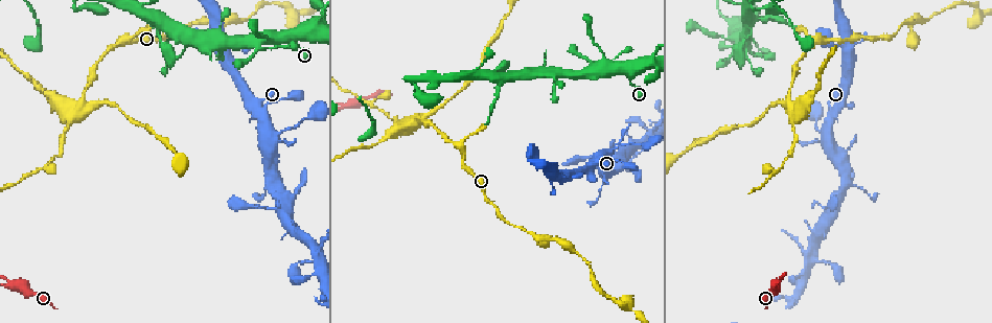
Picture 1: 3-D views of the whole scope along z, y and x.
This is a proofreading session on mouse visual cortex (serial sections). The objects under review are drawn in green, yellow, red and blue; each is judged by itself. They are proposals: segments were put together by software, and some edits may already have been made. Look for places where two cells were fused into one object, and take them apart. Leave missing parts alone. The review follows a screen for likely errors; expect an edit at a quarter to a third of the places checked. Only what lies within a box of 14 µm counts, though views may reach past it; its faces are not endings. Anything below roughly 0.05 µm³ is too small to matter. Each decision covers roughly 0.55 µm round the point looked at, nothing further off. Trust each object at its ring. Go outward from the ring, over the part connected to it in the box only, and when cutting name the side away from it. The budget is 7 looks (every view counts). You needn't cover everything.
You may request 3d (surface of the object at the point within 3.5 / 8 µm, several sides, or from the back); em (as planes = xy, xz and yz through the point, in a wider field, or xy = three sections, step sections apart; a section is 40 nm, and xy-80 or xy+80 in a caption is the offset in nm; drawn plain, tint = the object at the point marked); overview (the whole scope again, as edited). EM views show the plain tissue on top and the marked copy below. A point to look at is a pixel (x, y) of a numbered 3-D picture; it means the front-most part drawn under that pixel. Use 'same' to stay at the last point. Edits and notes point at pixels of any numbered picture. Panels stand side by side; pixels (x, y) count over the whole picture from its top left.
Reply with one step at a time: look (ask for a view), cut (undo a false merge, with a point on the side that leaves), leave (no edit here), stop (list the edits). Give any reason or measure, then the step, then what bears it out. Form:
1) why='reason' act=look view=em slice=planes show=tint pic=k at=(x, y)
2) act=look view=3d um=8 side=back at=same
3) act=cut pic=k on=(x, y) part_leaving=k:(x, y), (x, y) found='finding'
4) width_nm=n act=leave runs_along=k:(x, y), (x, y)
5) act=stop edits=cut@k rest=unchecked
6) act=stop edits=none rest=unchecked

why='thin arm on a thick one' act=look view=3d um=3.5 side=back pic=1 at=(414, 116)

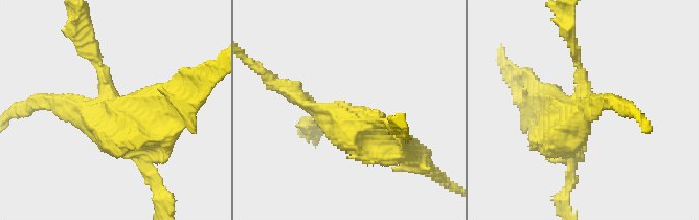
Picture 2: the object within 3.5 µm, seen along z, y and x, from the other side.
arms=3 arm_widths_nm=150,200,500 act=look view=em slice=xy step=3 show=tint pic=2 at=(340, 113)

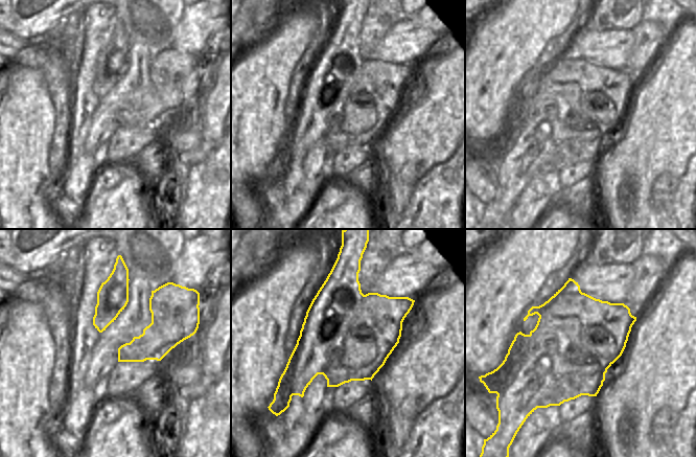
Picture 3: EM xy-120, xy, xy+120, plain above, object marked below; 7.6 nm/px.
act=cut pic=2 on=(315, 106) part_leaving=2:(108, 101), (123, 136), (168, 104) found='a second cell is stuck on'

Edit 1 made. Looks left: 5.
why='redraw' act=look view=overview

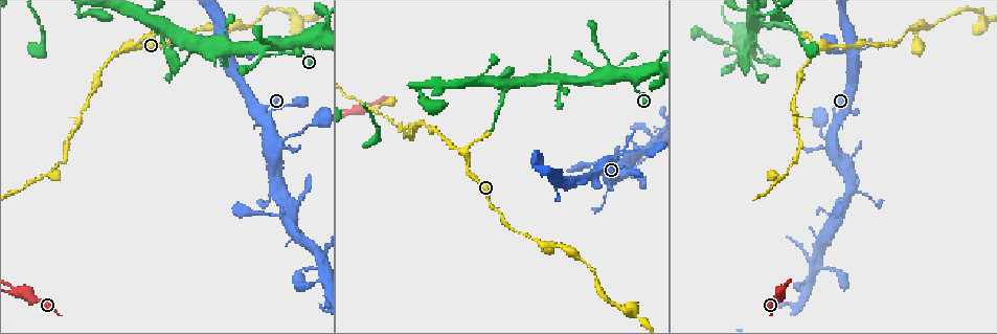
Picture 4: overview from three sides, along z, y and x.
why='three arms meet' act=look view=3d um=3.5 pic=4 at=(479, 82)

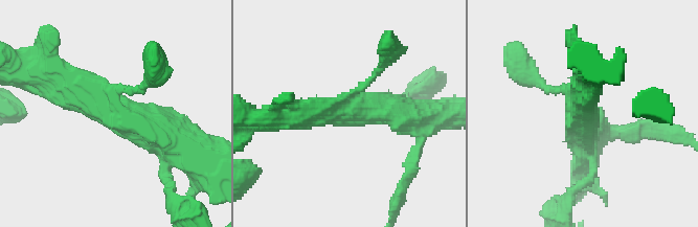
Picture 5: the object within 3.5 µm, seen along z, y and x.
arms=3 arm_widths_nm=100,400,450 why='shape alone is not enough' act=look view=em slice=planes show=tint pic=5 at=(117, 113)

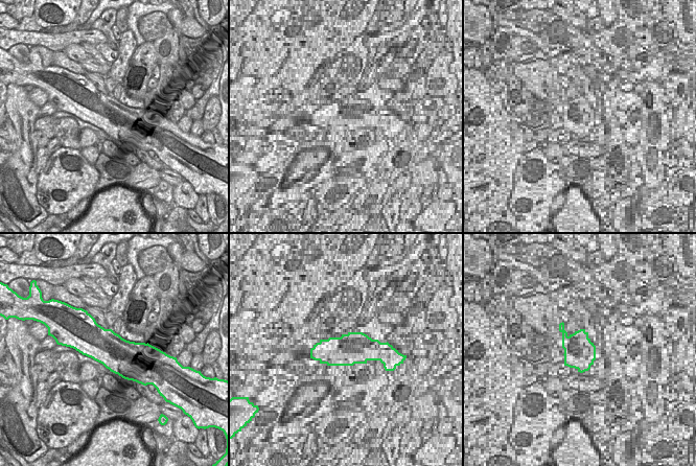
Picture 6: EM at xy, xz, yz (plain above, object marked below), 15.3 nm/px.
act=leave runs_along=5:(180, 142), (106, 111), (61, 78) found='continuous, no second cell'

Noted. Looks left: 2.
why='thick turns thin' act=look view=3d um=3.5 pic=4 at=(785, 292)

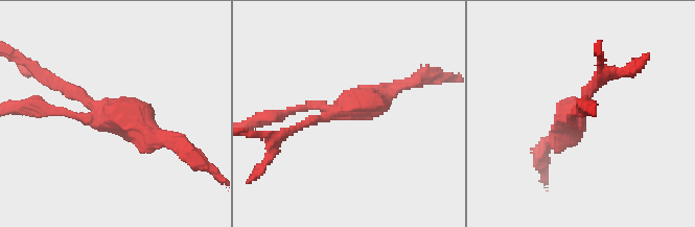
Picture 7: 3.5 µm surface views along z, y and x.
act=look view=em slice=xy step=2 show=tint pic=7 at=(102, 112)

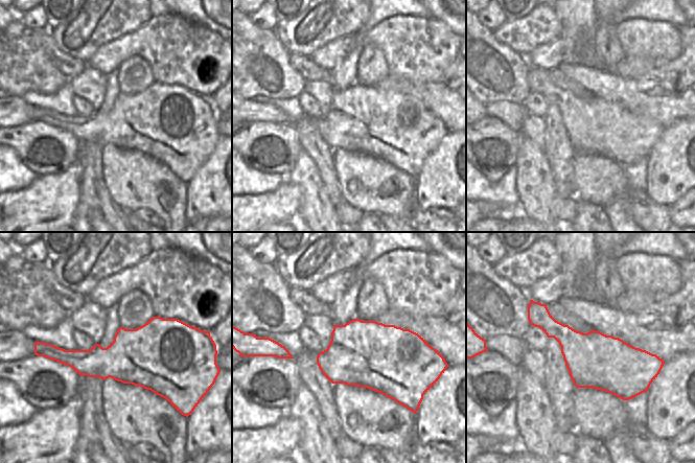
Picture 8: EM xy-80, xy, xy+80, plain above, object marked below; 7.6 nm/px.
act=leave runs_along=7:(160, 139), (58, 77) found='continuous, no second cell'

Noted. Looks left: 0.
act=stop edits=cut@2 rest=unchecked

